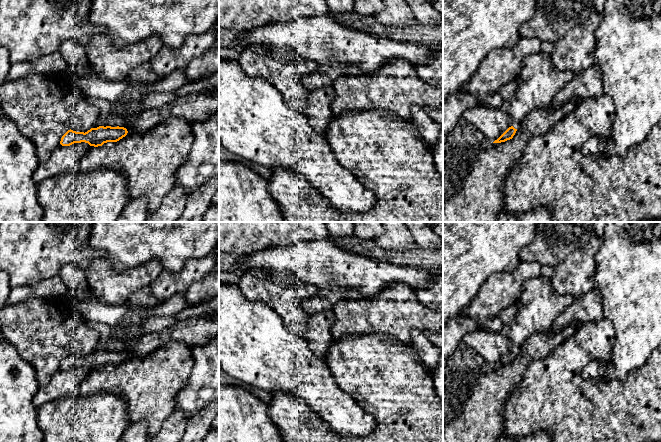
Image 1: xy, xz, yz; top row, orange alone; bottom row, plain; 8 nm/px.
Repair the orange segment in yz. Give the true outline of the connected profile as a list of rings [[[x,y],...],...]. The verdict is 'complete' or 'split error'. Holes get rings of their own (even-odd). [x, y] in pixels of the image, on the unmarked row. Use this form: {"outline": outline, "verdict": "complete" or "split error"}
{"outline": [[[539,276],[526,280],[515,303],[517,313],[509,325],[512,350],[493,367],[512,363],[525,341],[535,333],[548,331],[573,301],[572,295],[555,292],[550,278]]], "verdict": "split error"}

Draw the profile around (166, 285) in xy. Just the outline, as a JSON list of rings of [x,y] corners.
[[[216,249],[201,258],[189,260],[184,268],[176,275],[163,270],[158,278],[149,286],[152,294],[162,302],[175,293],[187,289],[193,283],[212,272],[215,266]]]

